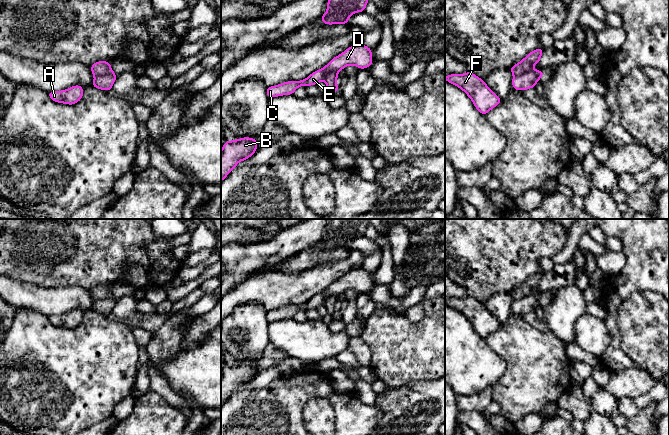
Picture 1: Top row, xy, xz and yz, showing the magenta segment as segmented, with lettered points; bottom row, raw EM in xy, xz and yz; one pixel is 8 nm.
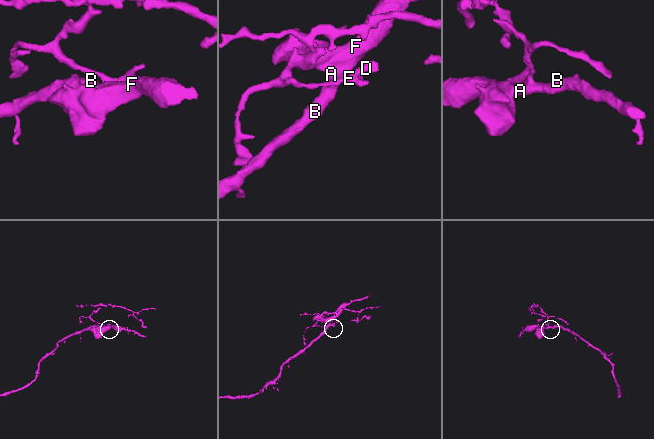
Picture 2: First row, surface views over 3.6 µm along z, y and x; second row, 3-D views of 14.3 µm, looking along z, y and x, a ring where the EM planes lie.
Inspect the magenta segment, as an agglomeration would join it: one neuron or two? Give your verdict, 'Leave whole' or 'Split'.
Split

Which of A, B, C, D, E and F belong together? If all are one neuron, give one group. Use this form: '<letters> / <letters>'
A B F / C D E

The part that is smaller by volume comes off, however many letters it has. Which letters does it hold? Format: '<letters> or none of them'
C, D, E

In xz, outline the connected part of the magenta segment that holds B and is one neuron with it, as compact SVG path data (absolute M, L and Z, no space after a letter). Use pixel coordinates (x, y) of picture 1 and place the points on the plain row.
M243 361L225 365L221 374L221 406L240 385L250 382L258 373L258 363Z

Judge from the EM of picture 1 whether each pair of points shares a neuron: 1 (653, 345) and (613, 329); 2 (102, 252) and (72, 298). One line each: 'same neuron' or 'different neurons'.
1: different neurons
2: different neurons

